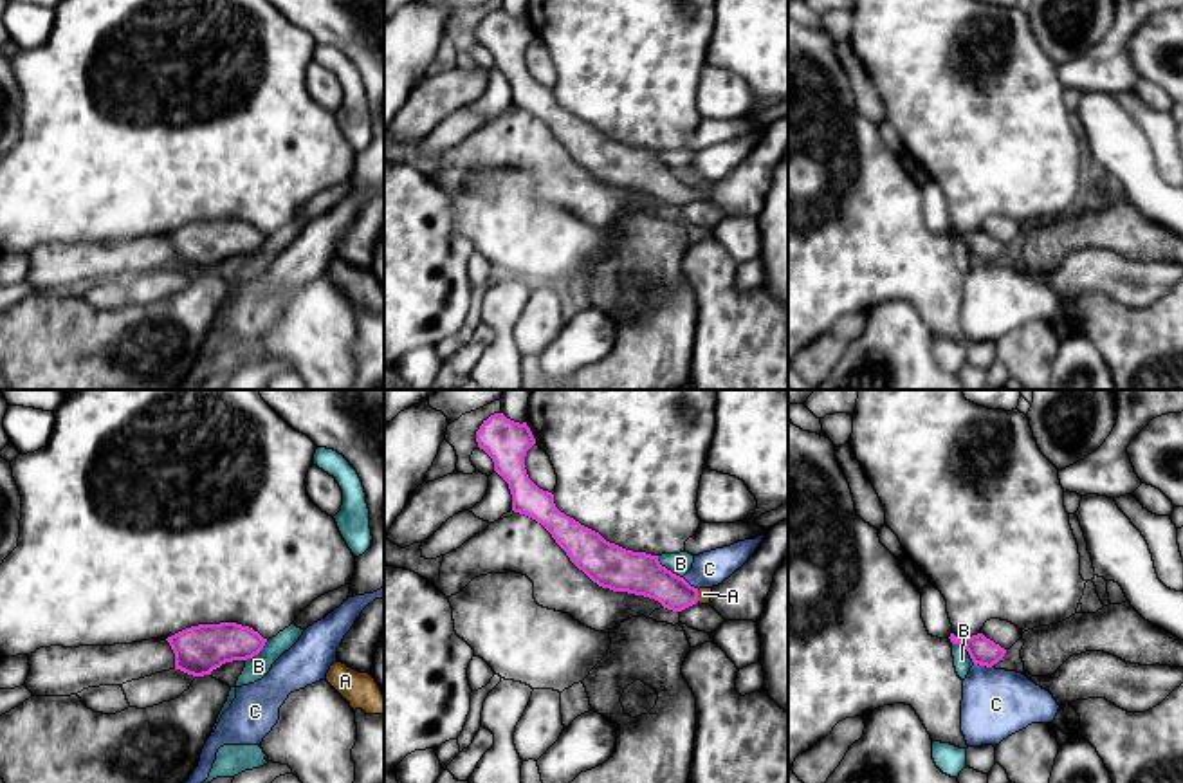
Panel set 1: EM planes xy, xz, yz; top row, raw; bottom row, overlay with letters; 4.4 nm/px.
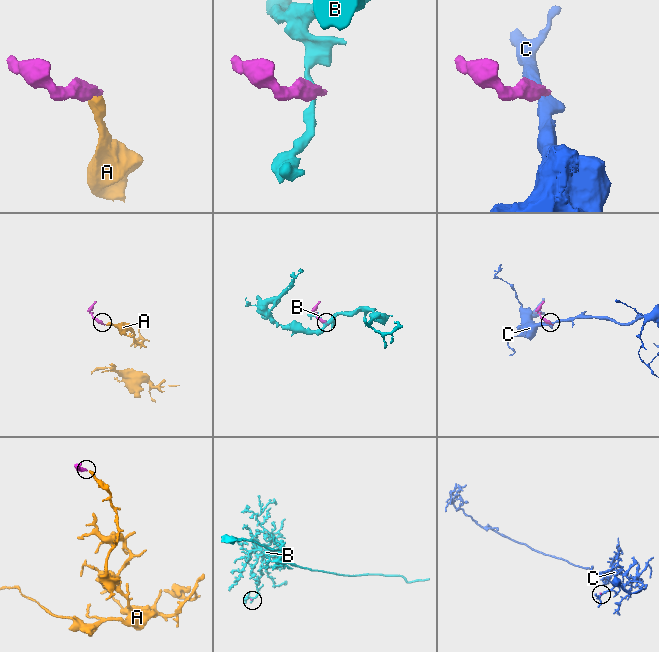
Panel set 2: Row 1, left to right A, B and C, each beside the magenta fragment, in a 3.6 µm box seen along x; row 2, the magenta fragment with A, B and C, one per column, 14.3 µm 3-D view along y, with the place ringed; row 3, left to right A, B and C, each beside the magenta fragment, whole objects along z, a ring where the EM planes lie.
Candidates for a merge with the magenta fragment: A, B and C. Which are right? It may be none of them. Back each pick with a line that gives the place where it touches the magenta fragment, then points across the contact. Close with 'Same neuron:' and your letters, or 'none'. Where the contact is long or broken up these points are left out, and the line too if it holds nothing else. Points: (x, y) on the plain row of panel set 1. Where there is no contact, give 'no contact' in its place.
A: meets magenta in xz at (696, 192); runs through xz (644, 172), (677, 190), (696, 192), (704, 190)
Same neuron: A

